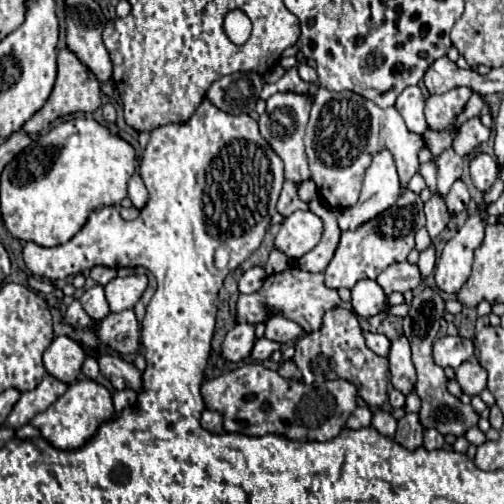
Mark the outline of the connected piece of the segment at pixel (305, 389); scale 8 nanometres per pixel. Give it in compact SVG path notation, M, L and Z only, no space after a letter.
M247 364L205 382L201 396L207 410L215 410L223 416L225 432L245 436L277 434L299 442L327 442L335 438L357 408L357 390L347 380L337 378L307 386L303 382L281 378L277 372L259 364Z

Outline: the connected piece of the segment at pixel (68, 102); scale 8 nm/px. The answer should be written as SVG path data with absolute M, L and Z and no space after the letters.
M59 50L57 54L57 82L55 88L49 96L49 100L45 102L45 106L35 112L31 116L31 120L25 122L23 130L27 134L37 134L45 128L49 128L49 124L65 114L73 114L73 112L95 112L101 106L101 88L99 88L99 80L95 78L95 74L83 64L79 62L79 58L71 52L71 50Z

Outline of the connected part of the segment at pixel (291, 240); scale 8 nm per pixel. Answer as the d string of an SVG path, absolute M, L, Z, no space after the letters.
M293 212L287 216L275 236L275 248L297 260L313 250L323 234L323 222L313 212Z

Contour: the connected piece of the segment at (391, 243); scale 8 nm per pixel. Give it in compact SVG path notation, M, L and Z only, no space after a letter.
M405 192L399 200L387 208L383 214L373 218L371 222L359 226L359 230L343 232L339 248L325 270L325 284L327 288L353 288L359 280L371 278L375 280L387 266L395 262L405 262L407 254L415 248L415 232L425 226L423 202L419 194Z

